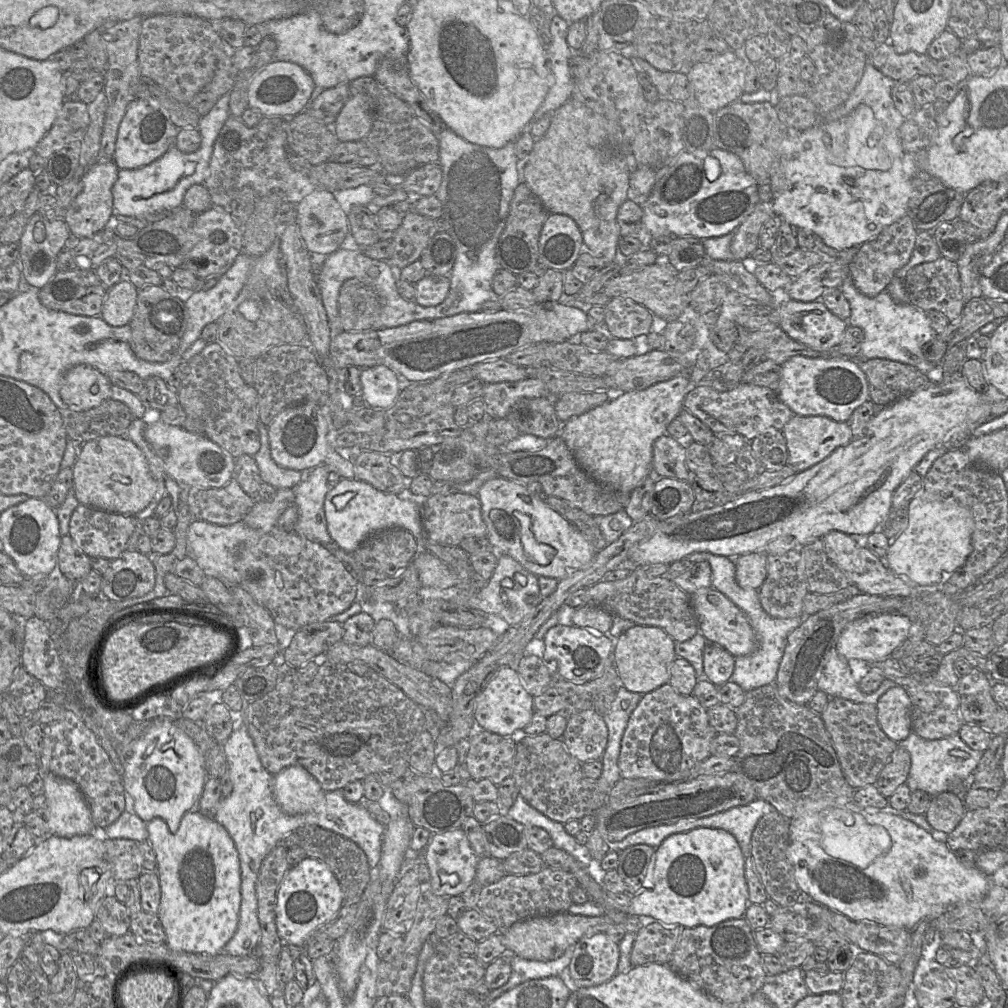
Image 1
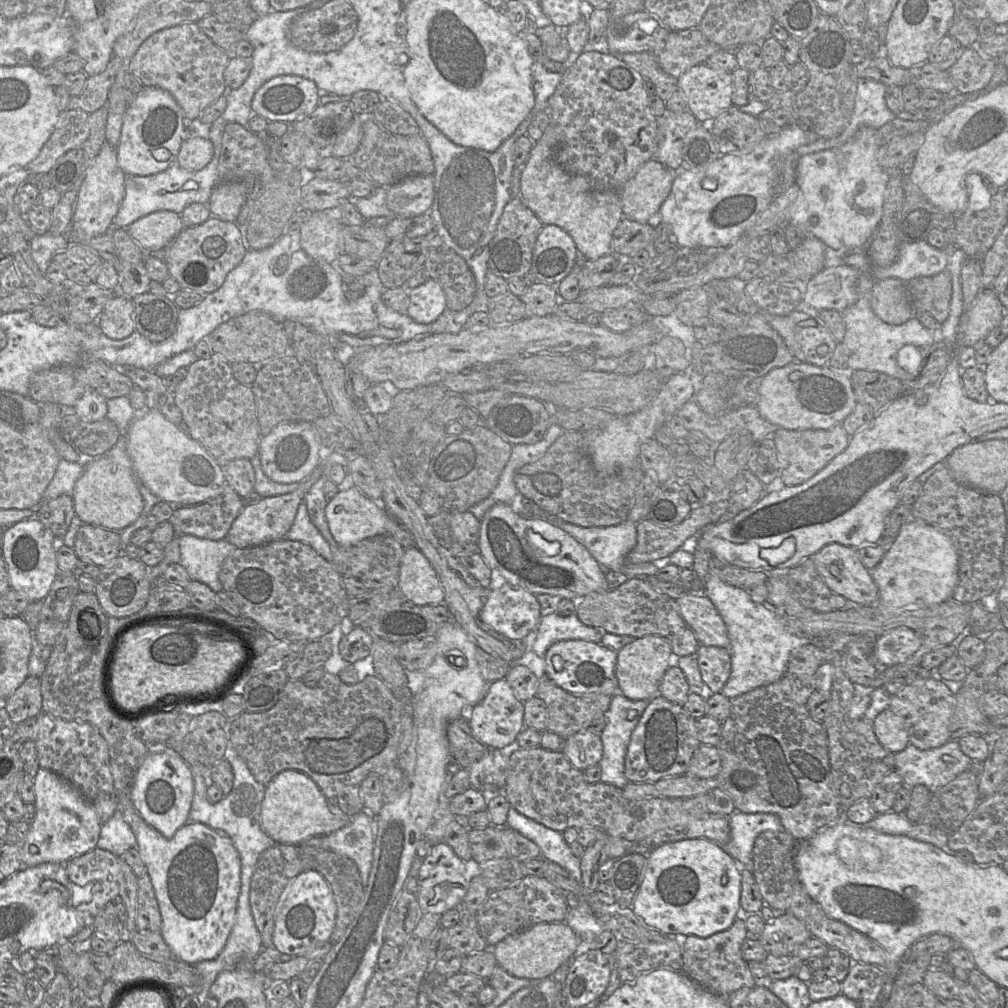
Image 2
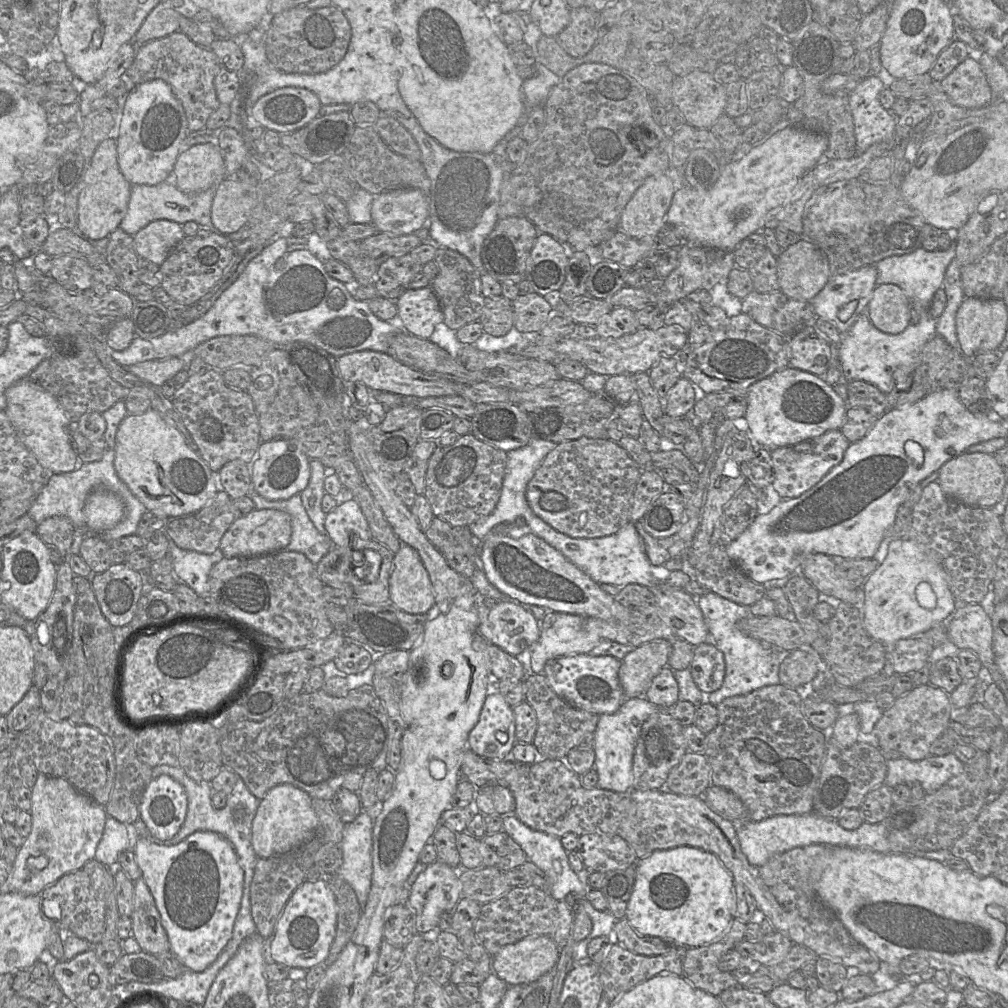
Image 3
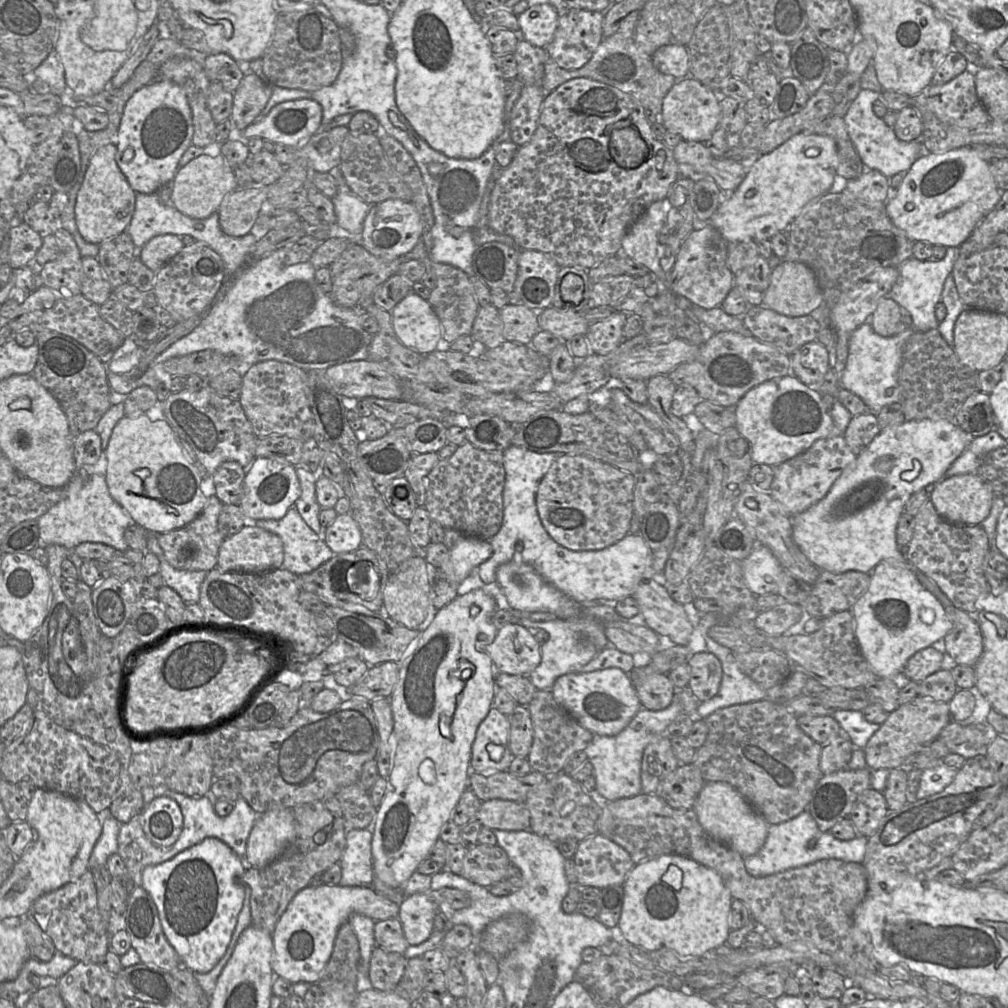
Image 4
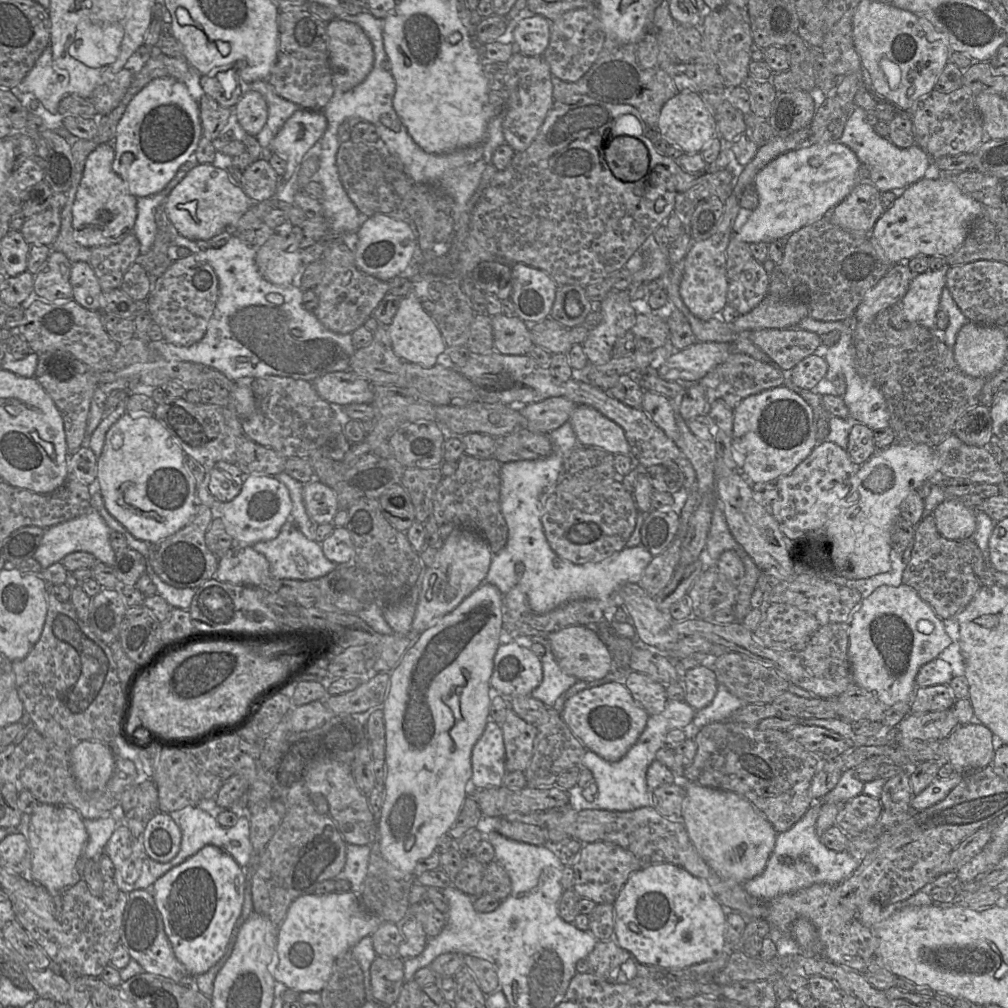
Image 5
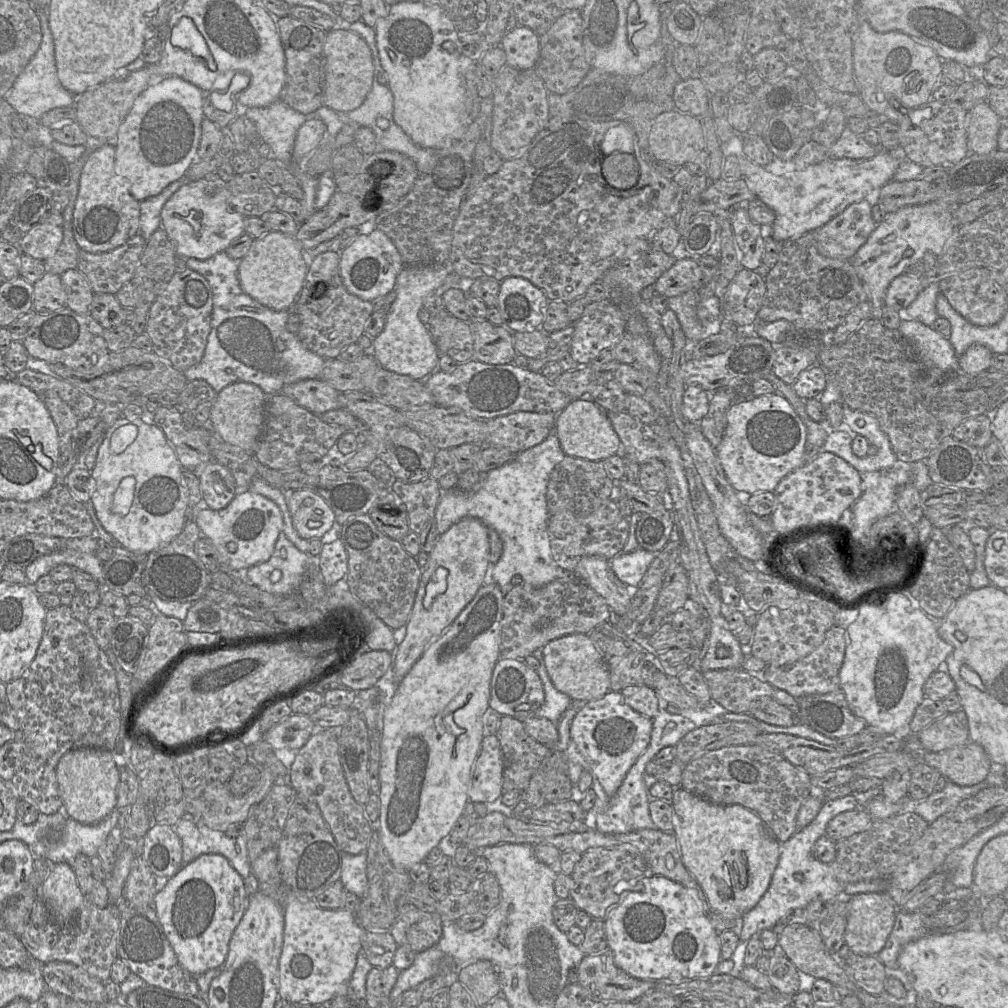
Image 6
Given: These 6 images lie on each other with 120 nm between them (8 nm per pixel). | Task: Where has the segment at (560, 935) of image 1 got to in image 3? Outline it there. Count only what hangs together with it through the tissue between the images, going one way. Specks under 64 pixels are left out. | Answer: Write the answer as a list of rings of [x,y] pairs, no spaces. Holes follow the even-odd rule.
[[[533,935],[495,954],[492,972],[509,986],[529,983],[552,971],[559,957],[559,946],[551,935]]]

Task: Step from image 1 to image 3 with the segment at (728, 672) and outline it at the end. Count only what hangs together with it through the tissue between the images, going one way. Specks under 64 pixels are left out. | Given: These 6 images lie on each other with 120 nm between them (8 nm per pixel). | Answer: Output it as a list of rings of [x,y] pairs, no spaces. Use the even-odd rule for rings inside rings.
[[[702,643],[694,648],[690,670],[701,692],[715,692],[722,686],[725,678],[724,654],[714,644]]]

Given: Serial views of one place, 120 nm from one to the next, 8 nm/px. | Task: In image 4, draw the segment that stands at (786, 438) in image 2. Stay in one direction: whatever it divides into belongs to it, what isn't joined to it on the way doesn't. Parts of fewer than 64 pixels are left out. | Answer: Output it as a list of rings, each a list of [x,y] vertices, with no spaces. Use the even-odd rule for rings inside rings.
[[[842,434],[816,440],[807,450],[774,468],[770,493],[791,518],[823,499],[843,471],[856,459]]]

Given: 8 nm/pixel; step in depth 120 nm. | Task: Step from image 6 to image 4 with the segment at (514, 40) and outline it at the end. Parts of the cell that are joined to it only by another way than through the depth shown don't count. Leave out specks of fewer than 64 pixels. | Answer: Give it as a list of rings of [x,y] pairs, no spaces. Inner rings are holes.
[[[545,2],[528,7],[517,18],[523,39],[534,46],[546,48],[554,37],[559,14]]]

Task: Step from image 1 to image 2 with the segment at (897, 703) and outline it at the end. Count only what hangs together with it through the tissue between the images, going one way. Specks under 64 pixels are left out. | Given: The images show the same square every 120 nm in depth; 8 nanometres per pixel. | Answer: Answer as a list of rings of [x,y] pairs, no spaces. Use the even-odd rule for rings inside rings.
[[[889,708],[878,714],[873,722],[873,728],[881,745],[894,754],[904,750],[909,744],[903,719]]]

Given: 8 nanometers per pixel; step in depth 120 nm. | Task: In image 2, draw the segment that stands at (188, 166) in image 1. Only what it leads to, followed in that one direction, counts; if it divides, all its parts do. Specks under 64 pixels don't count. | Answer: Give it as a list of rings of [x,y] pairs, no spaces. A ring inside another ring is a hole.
[[[221,115],[209,125],[209,139],[214,146],[212,160],[199,171],[189,171],[174,163],[167,170],[150,176],[127,175],[125,181],[125,195],[119,211],[114,219],[114,225],[125,228],[143,216],[162,210],[169,210],[181,215],[182,211],[191,203],[207,204],[214,187],[219,183],[218,163],[222,147],[222,136],[228,123]]]

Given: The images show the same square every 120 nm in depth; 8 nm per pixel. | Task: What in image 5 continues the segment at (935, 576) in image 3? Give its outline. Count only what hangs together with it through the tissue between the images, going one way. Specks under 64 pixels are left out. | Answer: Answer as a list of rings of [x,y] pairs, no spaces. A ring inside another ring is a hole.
[[[906,584],[899,586],[882,585],[871,593],[860,605],[849,624],[848,657],[851,664],[853,682],[876,695],[887,707],[898,702],[912,704],[915,697],[915,679],[919,669],[926,663],[939,658],[952,640],[933,609],[923,601],[917,592]]]

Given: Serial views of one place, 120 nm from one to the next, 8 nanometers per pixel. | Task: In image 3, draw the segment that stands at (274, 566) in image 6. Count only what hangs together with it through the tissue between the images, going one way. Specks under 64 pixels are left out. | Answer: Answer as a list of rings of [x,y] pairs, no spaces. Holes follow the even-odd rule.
[[[254,490],[250,493],[254,509],[277,509],[286,512],[291,519],[291,537],[286,549],[304,554],[317,564],[333,547],[330,538],[320,533],[308,517],[300,494],[285,500],[267,500]]]

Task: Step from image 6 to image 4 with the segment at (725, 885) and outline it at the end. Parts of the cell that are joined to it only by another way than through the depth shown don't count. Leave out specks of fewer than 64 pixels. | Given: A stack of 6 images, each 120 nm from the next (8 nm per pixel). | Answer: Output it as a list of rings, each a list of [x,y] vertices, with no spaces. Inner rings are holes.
[[[706,782],[693,809],[704,831],[742,857],[756,854],[764,845],[769,823],[735,788],[725,782]]]

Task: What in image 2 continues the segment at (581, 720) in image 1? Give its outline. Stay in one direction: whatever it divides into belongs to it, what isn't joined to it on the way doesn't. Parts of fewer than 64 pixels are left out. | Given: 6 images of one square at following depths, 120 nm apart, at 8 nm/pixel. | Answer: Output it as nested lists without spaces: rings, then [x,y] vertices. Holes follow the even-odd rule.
[[[587,728],[574,733],[565,740],[562,751],[570,763],[581,771],[599,764],[603,755],[600,732]]]

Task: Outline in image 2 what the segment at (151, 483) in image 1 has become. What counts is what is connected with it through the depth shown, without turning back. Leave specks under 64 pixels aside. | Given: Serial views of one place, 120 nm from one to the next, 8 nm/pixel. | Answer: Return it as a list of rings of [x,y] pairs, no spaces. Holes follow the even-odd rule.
[[[107,455],[92,457],[94,457],[94,459],[85,465],[84,472],[76,481],[72,492],[75,513],[85,524],[103,527],[114,531],[121,531],[133,523],[143,510],[143,498],[135,483],[133,470],[119,467]]]

